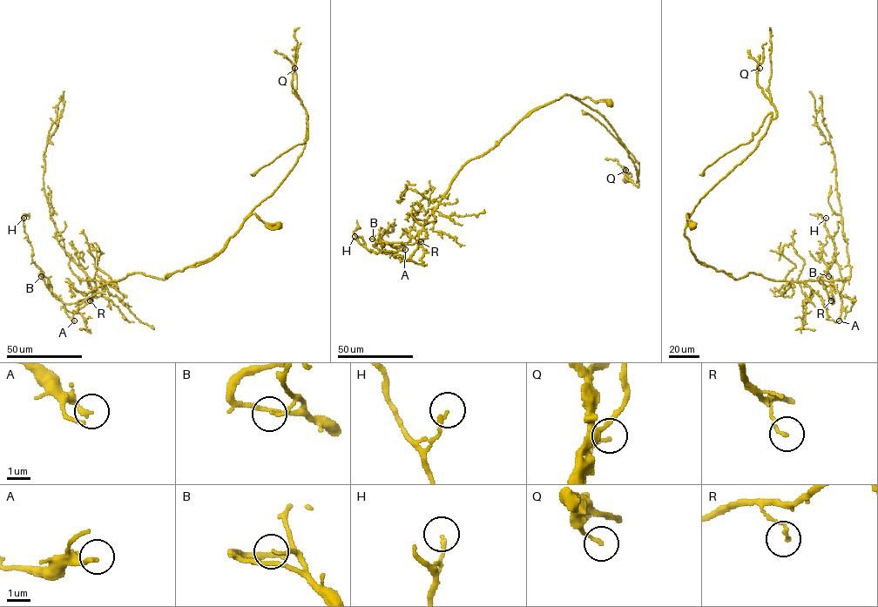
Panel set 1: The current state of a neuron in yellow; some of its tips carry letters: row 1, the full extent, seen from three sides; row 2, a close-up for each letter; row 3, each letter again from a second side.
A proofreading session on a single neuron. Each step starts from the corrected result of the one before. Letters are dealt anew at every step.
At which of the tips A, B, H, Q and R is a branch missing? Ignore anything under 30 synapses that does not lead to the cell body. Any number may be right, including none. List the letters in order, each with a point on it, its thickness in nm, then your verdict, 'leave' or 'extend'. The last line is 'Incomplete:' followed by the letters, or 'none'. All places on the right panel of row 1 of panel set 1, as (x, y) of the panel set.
A: place (839, 320); calibre 190 nm; leave
B: place (828, 276); calibre 120 nm; leave
H: place (826, 218); calibre 150 nm; leave
Q: place (759, 68); calibre 120 nm; leave
R: place (831, 300); calibre 140 nm; leave
Incomplete: none

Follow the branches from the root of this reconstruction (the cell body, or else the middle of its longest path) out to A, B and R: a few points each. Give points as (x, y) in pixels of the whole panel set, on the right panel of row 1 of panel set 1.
A: (692, 224), (687, 213), (696, 258), (735, 279), (827, 280), (854, 302), (839, 320)
B: (692, 224), (687, 213), (685, 236), (696, 258), (735, 279), (754, 273), (819, 280), (833, 304), (828, 276)
R: (692, 224), (687, 213), (685, 236), (699, 261), (735, 279), (754, 273), (774, 280), (819, 280), (831, 300)

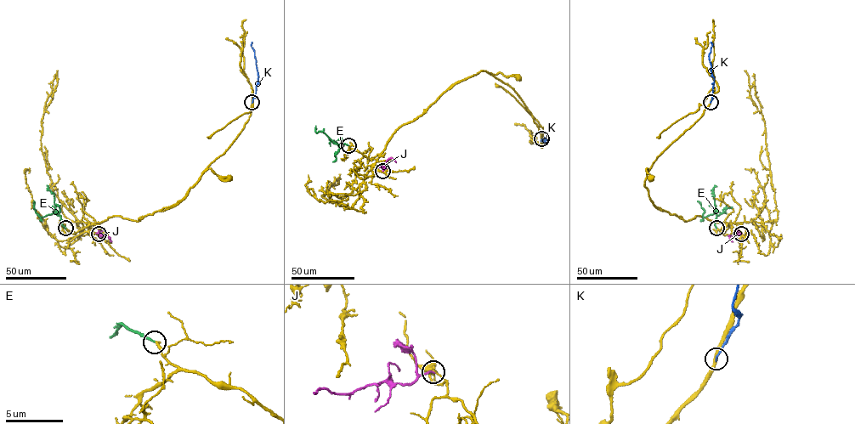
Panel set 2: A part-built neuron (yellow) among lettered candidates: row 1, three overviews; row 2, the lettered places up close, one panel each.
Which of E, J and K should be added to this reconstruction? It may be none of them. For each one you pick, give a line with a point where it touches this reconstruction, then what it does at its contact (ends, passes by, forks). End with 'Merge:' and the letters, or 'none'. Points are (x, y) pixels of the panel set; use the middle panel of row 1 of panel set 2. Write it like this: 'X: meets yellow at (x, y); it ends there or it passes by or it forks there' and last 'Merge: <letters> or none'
E: meets yellow at (348, 145); it ends there
Merge: E

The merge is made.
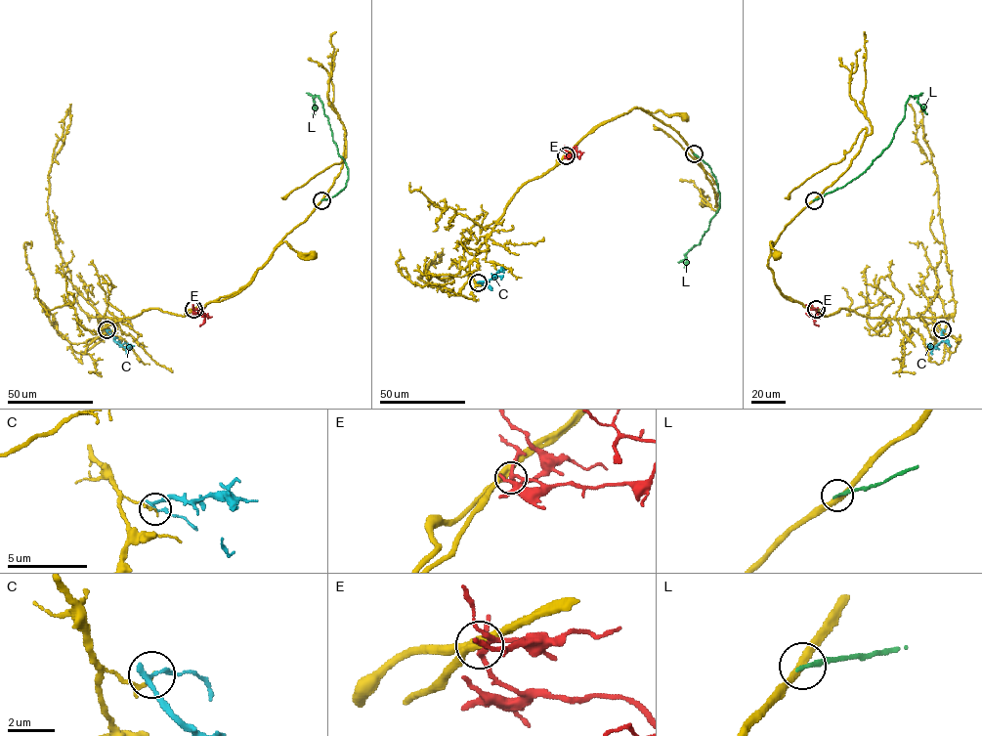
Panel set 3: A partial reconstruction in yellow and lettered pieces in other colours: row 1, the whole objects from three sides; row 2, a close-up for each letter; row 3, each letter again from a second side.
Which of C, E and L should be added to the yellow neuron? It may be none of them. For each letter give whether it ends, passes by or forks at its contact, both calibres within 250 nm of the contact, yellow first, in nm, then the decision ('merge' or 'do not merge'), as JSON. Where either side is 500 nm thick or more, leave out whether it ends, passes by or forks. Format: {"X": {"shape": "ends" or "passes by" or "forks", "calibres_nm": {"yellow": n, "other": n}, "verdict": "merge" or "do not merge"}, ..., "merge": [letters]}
{"C": {"shape": "passes by", "calibres_nm": {"yellow": 130, "other": 190}, "verdict": "do not merge"}, "E": {"shape": "forks", "calibres_nm": {"yellow": 400, "other": 220}, "verdict": "do not merge"}, "L": {"shape": "ends", "calibres_nm": {"yellow": 320, "other": 180}, "verdict": "do not merge"}, "merge": []}

